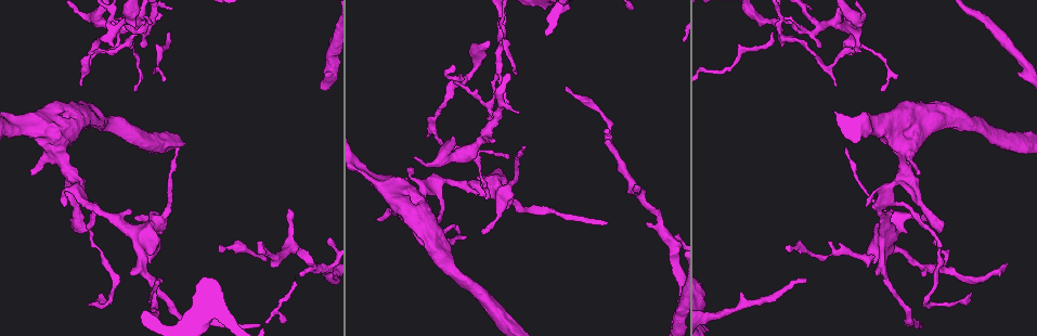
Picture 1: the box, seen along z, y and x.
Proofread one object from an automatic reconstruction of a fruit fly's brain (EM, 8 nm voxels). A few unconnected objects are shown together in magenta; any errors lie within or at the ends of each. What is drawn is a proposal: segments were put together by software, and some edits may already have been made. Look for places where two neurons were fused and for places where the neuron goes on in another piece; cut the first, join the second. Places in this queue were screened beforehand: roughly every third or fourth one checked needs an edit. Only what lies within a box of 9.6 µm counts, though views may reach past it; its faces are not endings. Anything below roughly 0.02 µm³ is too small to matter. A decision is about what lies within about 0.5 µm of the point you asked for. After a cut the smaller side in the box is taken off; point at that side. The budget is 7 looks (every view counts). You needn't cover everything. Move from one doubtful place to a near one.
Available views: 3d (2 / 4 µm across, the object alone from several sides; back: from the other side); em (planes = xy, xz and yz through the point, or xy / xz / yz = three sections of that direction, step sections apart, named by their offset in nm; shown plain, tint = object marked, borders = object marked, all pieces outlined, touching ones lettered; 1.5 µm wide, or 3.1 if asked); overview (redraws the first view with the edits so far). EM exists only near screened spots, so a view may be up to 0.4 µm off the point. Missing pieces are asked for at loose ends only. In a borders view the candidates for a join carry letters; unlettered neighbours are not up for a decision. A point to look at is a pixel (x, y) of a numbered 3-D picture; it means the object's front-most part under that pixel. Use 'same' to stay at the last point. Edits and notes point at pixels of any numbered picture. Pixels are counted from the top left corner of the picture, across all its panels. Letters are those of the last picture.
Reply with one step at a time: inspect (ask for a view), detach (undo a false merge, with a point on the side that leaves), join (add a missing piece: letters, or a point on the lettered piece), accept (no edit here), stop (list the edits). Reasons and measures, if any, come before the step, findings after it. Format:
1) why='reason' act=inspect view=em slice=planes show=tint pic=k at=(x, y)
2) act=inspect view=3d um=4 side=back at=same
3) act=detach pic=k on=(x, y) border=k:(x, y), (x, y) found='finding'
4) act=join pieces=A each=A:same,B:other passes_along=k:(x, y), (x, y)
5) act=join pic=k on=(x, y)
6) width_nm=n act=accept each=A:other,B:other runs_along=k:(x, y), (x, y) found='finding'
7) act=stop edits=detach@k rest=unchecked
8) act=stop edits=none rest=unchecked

why='abrupt turn' act=inspect view=3d um=2 pic=1 at=(85, 66)

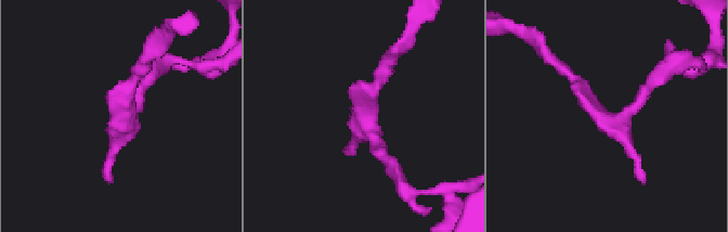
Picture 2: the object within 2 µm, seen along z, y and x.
why='need the tissue' act=inspect view=em slice=planes show=borders pic=2 at=(370, 135)

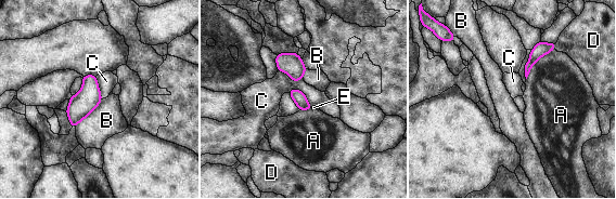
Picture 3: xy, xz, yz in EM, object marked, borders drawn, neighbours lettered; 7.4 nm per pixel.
width_nm=90 act=accept each=A:other,B:other,C:other,D:other,E:other border=3:(102, 100), (75, 127) found='one neuron here'

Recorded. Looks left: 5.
why='free end' act=inspect view=em slice=planes show=plain pic=1 at=(219, 247)

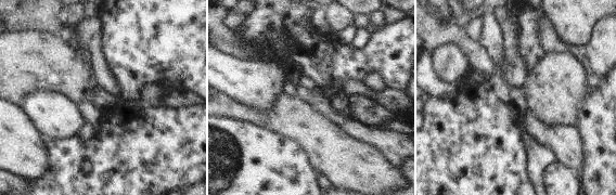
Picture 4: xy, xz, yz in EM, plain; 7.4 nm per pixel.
why='see the neighbours' act=inspect view=em slice=planes show=borders at=same

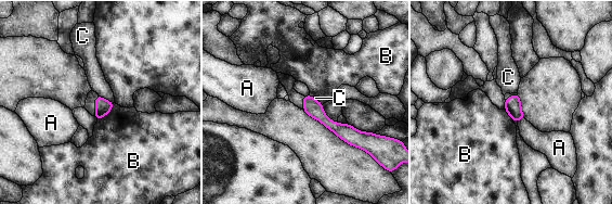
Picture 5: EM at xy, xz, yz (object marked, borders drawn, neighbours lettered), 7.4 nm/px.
act=accept each=A:other,B:other,C:other border=5:(99, 94), (113, 103) found='none of them fits'

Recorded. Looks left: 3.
why='an open end' act=inspect view=em slice=xy step=4 show=borders pic=1 at=(637, 186)

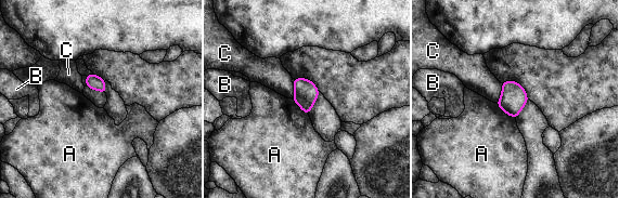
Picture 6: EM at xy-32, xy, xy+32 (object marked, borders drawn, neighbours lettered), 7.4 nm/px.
act=inspect view=em slice=planes show=borders at=same

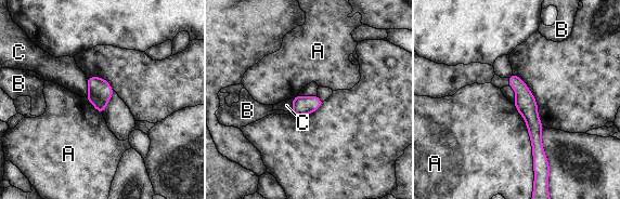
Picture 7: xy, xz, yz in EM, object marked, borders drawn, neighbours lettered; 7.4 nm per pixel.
act=accept each=A:other,B:other,C:other runs_along=7:(513, 78), (534, 125), (537, 159) found='none of them fits'

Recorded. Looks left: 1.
act=stop edits=none rest=unchecked

